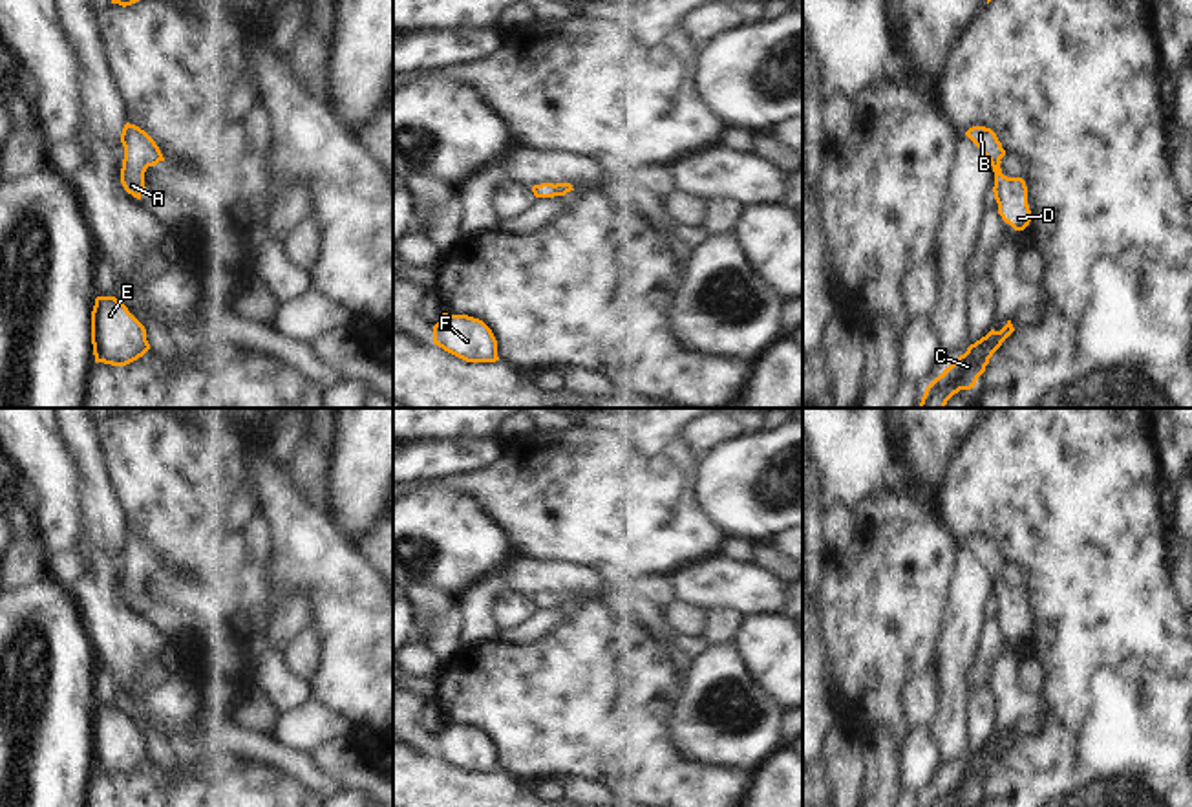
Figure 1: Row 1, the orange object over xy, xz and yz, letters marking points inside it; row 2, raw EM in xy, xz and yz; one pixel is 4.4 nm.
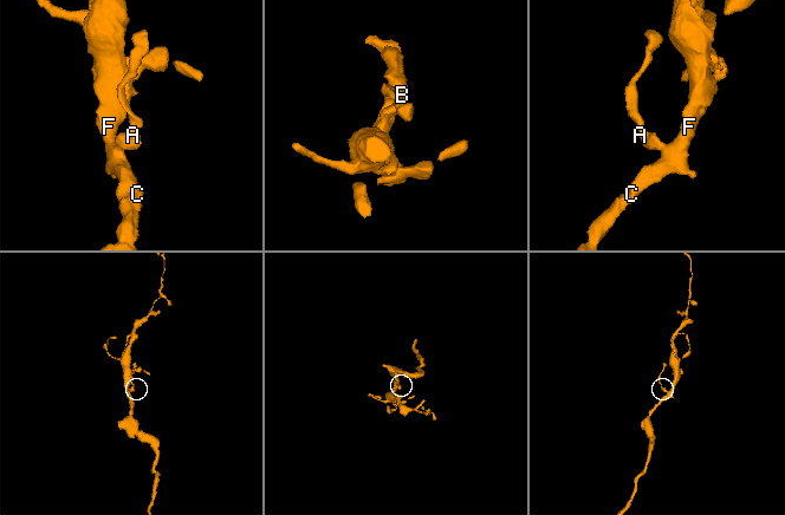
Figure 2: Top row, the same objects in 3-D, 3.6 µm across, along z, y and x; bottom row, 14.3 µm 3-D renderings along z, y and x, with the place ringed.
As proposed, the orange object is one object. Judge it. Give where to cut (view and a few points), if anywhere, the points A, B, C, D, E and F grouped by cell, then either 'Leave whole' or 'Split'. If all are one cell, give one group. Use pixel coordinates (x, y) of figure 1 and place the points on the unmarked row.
No split. Groups: A B C D E F. Leave whole

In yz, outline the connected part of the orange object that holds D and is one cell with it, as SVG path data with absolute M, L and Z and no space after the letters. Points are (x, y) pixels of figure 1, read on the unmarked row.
M973 536L965 545L980 558L993 576L993 602L998 613L998 624L1015 640L1024 640L1031 631L1026 591L1022 587L1007 587L1002 584L1000 569L1006 565L1006 560L991 538Z

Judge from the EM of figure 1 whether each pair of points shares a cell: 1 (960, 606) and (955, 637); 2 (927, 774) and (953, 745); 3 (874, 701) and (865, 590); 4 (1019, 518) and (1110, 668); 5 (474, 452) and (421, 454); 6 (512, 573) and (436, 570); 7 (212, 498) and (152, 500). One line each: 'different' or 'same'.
1: same
2: different
3: same
4: same
5: same
6: different
7: same

